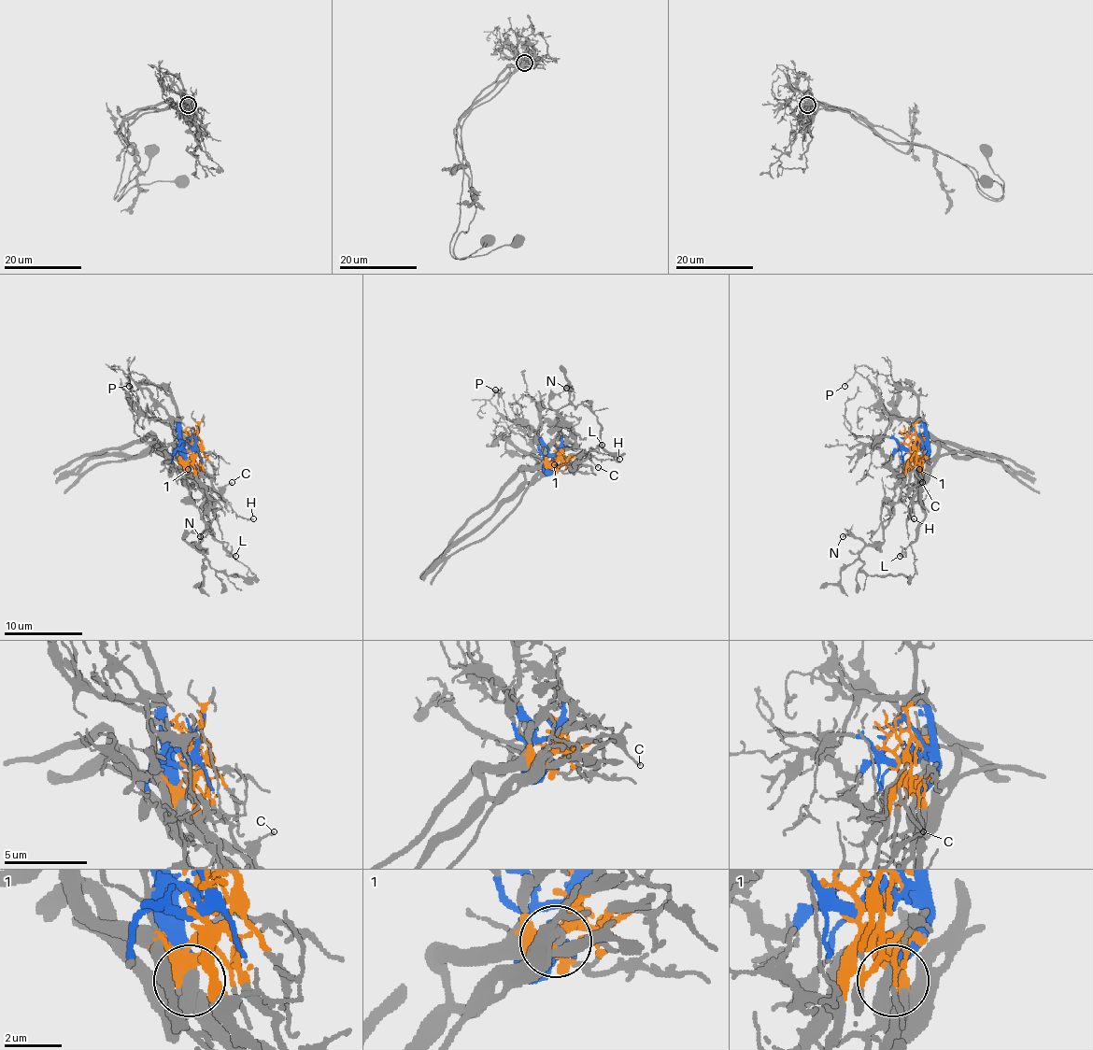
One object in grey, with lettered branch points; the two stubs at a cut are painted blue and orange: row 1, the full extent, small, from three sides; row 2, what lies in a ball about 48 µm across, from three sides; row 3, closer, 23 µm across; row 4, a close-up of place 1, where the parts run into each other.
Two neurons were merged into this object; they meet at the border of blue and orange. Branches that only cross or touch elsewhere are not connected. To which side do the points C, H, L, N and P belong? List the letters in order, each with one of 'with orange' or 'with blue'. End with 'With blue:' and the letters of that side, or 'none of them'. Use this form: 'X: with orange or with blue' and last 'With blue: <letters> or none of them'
C: with orange
H: with orange
L: with orange
N: with orange
P: with blue
With blue: P

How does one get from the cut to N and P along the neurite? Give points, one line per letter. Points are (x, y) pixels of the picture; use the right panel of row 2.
N: (916, 446), (911, 452), (906, 478), (899, 500), (883, 523), (883, 541), (865, 545), (850, 532), (842, 536)
P: (916, 445), (926, 441), (924, 427), (893, 419), (883, 407), (881, 396), (865, 378), (856, 372), (844, 386)

